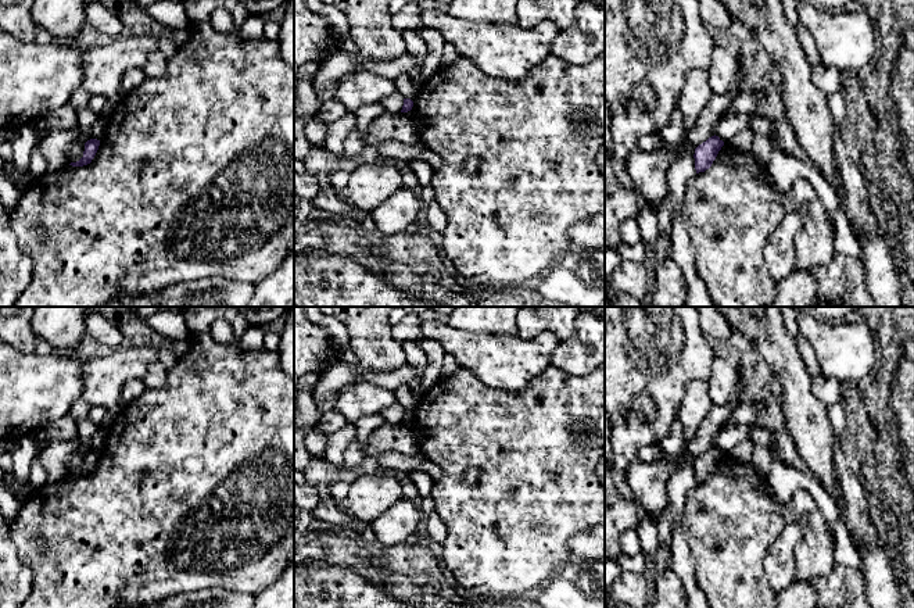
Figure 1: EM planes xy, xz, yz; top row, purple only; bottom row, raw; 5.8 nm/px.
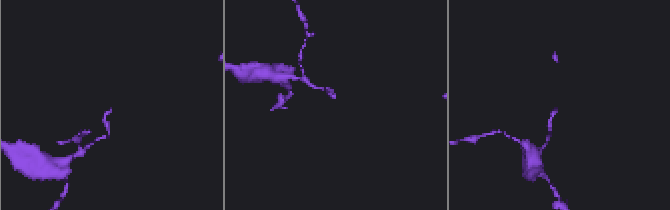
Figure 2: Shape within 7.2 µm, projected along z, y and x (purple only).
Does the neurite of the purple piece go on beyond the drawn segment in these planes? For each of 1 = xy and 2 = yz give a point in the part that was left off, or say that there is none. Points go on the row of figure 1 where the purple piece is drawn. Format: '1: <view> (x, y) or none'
1: none
2: none

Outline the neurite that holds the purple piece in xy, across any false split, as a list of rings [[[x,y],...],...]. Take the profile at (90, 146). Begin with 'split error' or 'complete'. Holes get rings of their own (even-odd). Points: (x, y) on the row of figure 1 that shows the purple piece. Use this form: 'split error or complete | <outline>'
complete | [[[90,139],[85,143],[85,151],[83,151],[83,157],[76,161],[76,162],[71,162],[69,165],[72,167],[83,167],[92,162],[92,160],[94,158],[97,150],[100,146],[100,140],[97,139]]]

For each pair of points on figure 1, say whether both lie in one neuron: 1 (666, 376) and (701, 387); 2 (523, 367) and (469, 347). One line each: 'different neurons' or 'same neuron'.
1: different neurons
2: same neuron

